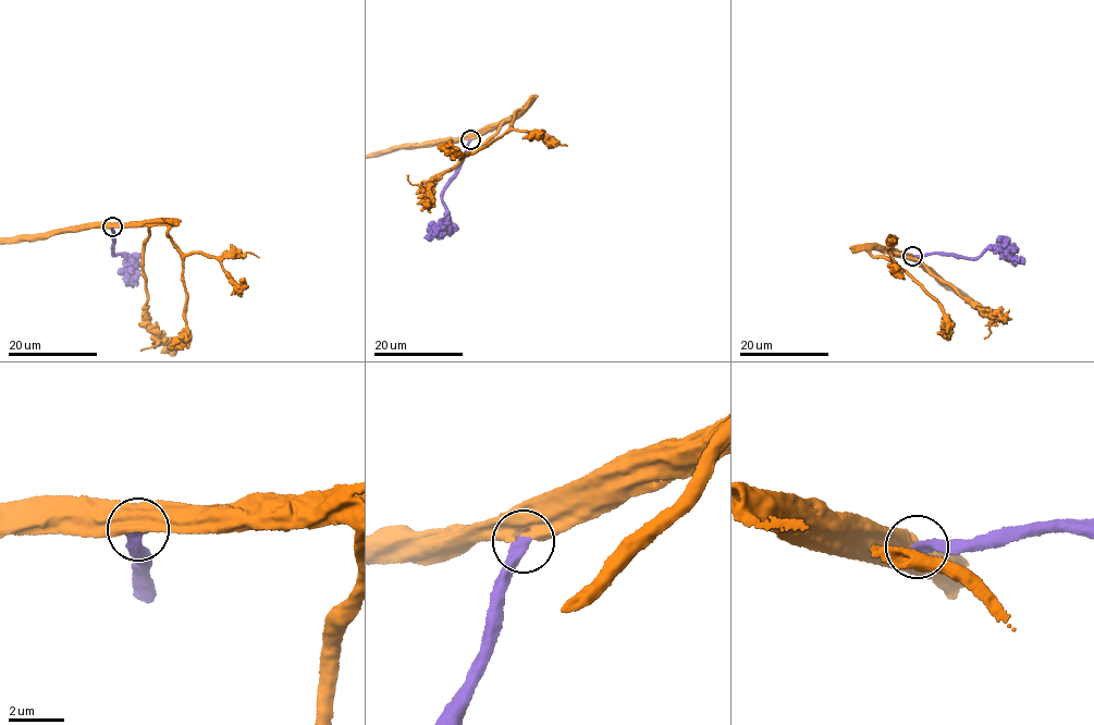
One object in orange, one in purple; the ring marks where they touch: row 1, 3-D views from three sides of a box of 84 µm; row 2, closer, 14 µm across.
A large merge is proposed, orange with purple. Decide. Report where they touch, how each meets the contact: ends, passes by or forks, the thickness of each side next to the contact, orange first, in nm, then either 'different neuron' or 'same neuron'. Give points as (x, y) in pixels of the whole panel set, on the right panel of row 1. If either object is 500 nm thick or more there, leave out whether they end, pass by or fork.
(912, 256) | orange ends | purple ends | 480/440 nm | same neuron

